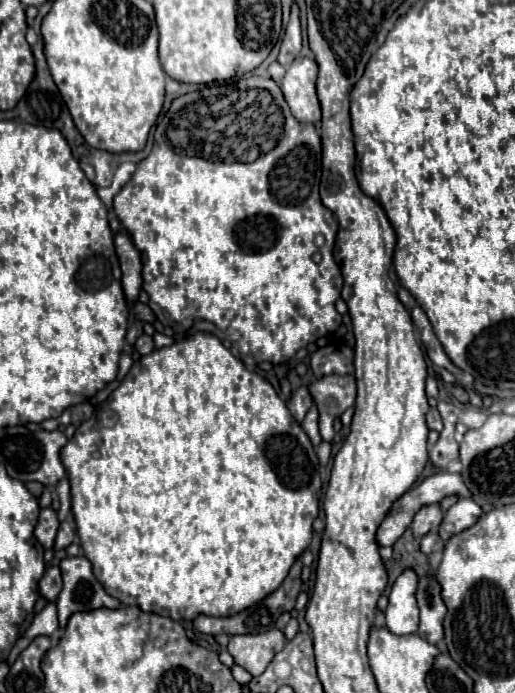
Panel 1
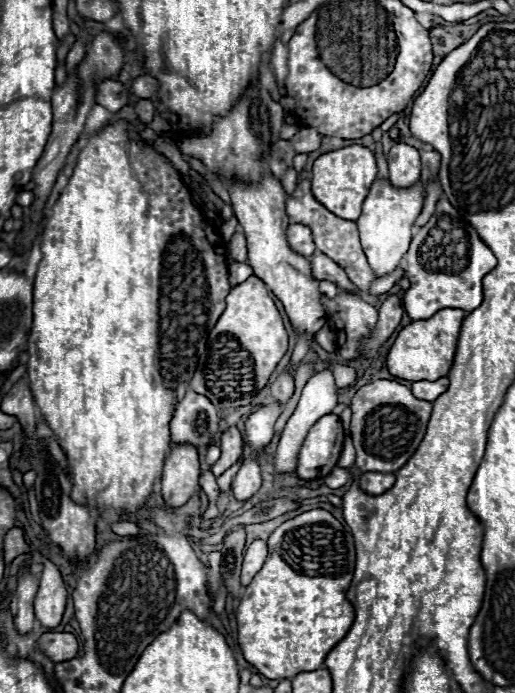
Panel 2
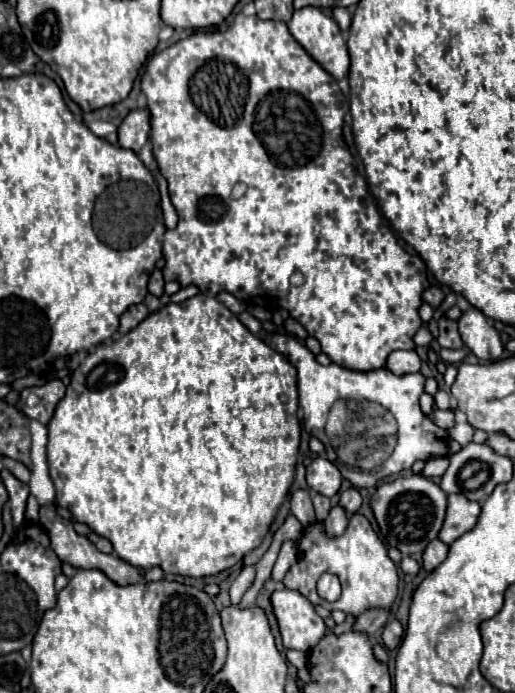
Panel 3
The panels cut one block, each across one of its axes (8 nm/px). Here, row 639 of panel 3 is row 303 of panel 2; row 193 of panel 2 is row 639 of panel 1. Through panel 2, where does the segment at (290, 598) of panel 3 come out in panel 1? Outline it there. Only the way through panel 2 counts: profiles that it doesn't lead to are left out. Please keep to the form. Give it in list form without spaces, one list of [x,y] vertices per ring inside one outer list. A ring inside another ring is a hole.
[[[268,630],[266,634],[230,636],[226,650],[238,666],[246,668],[252,676],[260,676],[284,644],[286,638],[280,630]]]

